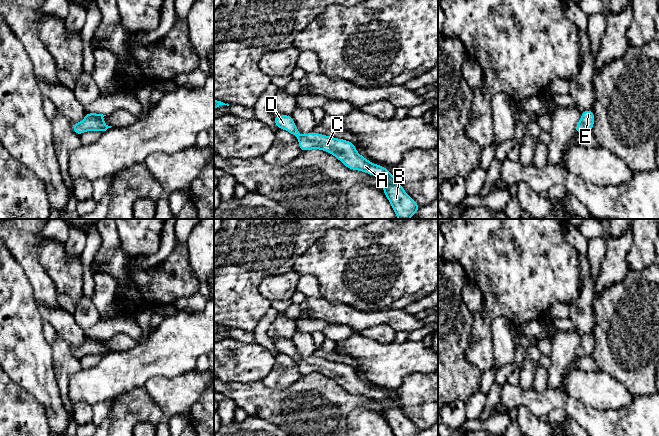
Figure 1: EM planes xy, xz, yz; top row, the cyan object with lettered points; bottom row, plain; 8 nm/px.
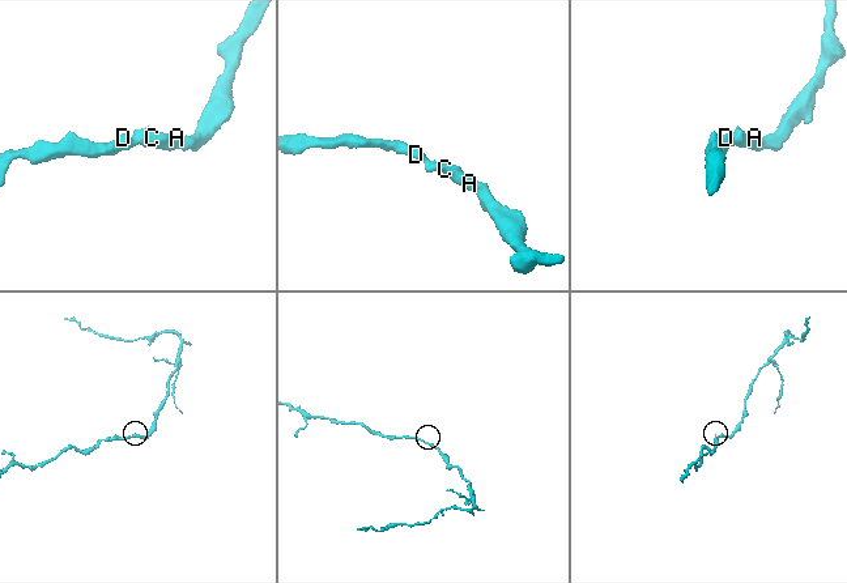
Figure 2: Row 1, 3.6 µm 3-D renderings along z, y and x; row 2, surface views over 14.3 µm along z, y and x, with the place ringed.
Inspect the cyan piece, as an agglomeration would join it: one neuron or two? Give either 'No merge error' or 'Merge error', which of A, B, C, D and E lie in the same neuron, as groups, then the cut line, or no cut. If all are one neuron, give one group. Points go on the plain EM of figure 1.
No merge error. Groups: A B C D E. No split

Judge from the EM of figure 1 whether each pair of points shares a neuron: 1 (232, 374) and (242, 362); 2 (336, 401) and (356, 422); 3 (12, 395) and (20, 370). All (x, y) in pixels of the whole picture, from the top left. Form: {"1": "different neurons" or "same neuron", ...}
{"1": "same neuron", "2": "different neurons", "3": "different neurons"}

